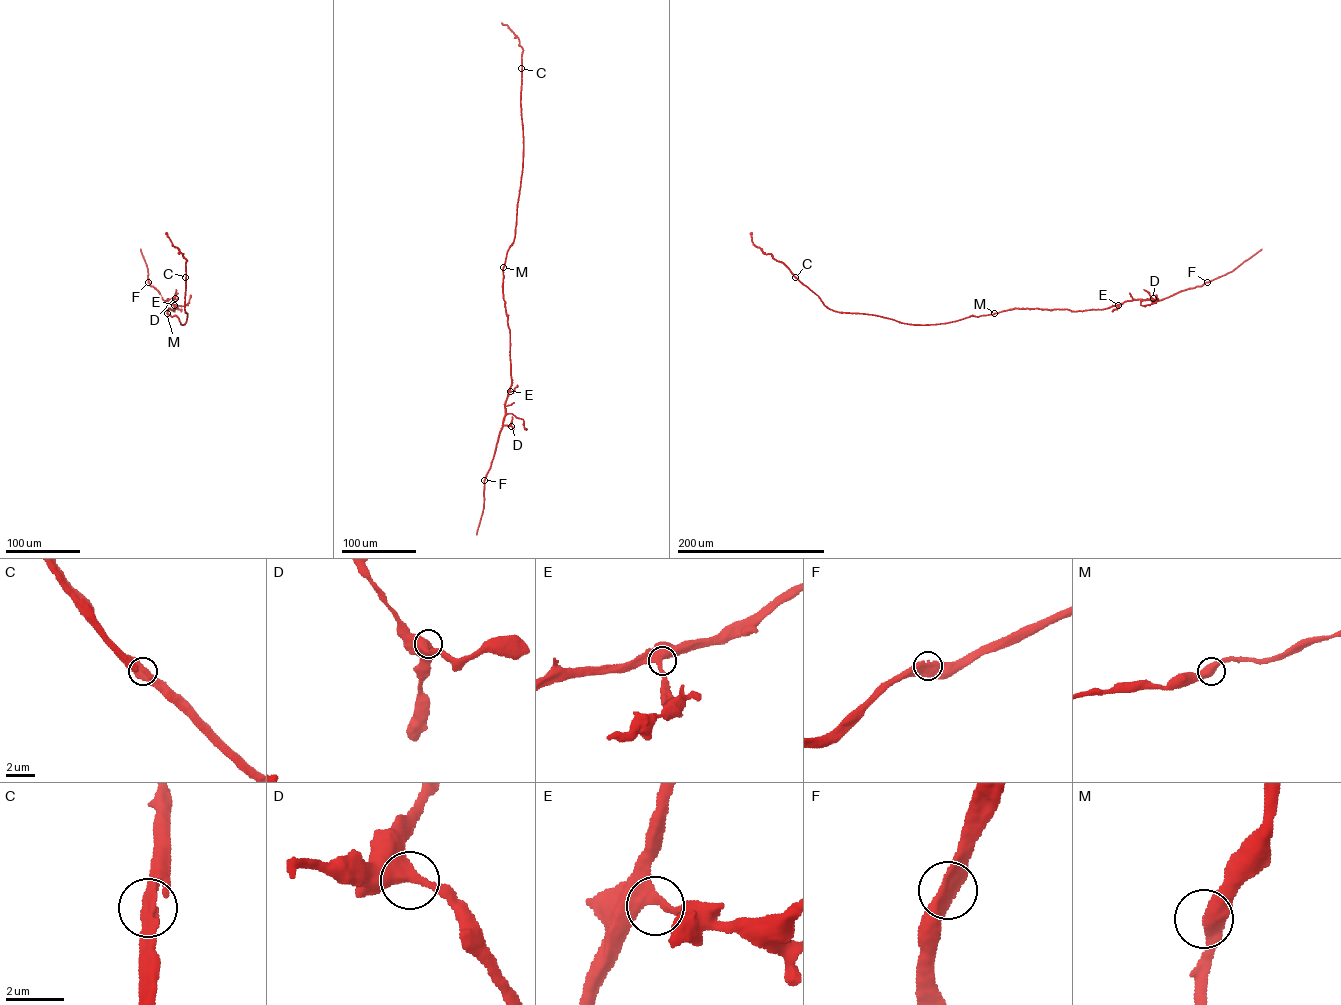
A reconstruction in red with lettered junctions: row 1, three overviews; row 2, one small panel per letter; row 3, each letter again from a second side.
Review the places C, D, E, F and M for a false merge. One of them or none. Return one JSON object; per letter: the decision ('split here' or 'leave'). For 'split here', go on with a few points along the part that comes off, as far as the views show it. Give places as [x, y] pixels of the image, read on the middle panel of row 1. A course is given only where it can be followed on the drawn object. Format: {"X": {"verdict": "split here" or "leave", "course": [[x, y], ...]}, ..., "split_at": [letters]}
{"C": {"verdict": "leave"}, "D": {"verdict": "leave"}, "E": {"verdict": "leave"}, "F": {"verdict": "leave"}, "M": {"verdict": "leave"}, "split_at": []}

